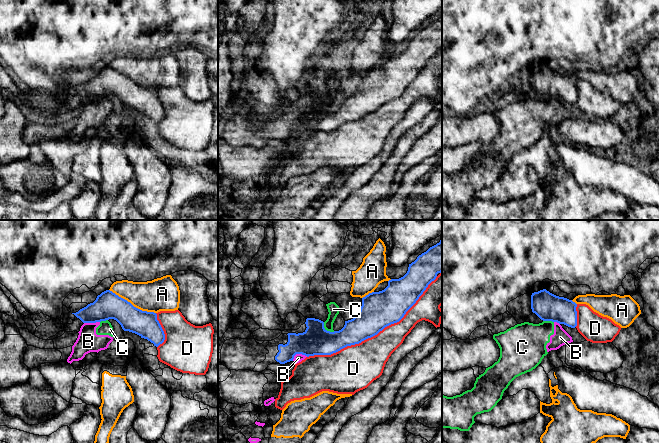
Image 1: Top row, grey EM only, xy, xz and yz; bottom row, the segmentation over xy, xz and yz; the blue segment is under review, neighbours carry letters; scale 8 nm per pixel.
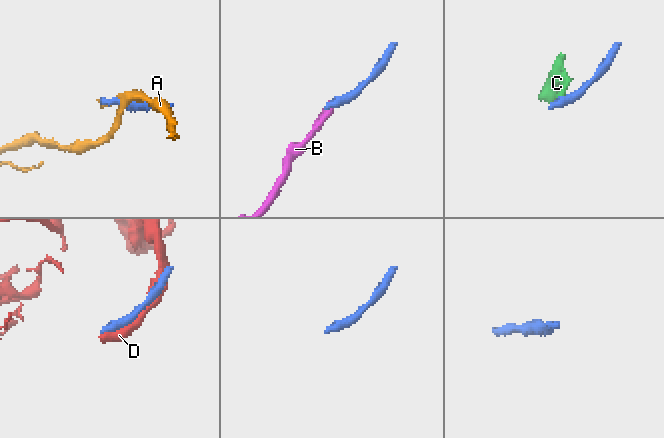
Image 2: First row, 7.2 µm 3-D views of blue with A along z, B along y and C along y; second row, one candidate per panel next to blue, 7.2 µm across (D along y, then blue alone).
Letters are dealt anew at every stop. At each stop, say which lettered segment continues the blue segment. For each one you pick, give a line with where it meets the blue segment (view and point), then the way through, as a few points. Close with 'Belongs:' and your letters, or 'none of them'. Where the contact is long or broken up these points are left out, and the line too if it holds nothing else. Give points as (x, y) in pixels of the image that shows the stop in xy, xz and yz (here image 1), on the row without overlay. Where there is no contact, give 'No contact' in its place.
Belongs: none of them

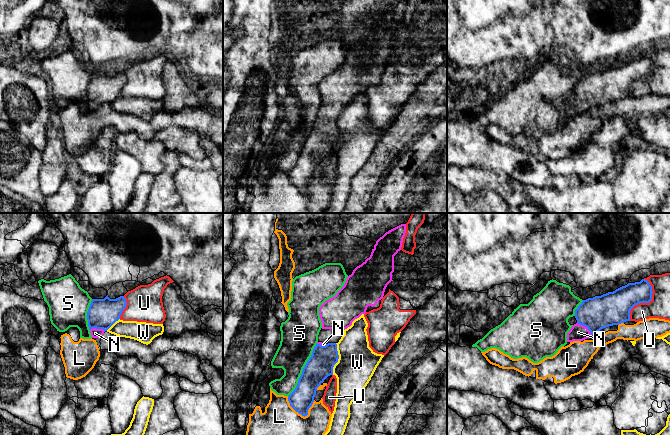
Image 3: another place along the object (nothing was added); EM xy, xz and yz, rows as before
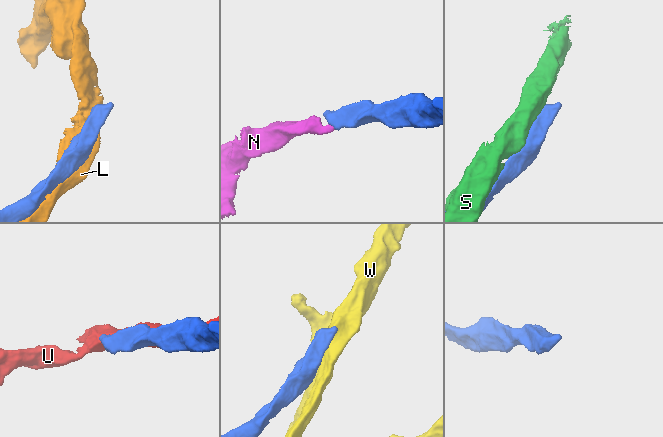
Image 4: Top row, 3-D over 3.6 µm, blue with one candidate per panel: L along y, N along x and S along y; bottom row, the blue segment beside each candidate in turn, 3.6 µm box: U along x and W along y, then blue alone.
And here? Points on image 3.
N: Touches blue at yz (585, 102). Path across: yz (609, 85), (599, 88), (585, 102), (578, 108)
Belongs: N

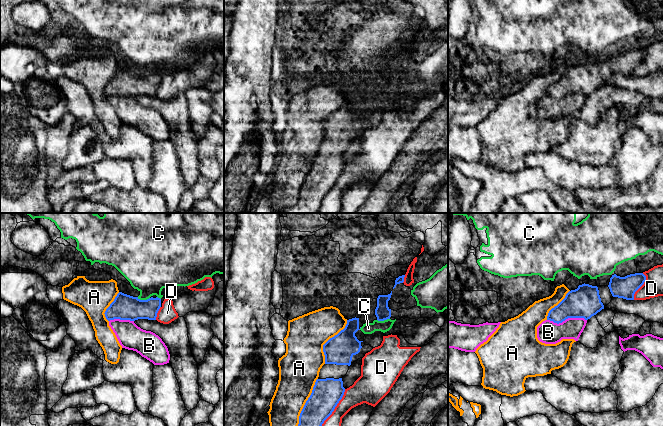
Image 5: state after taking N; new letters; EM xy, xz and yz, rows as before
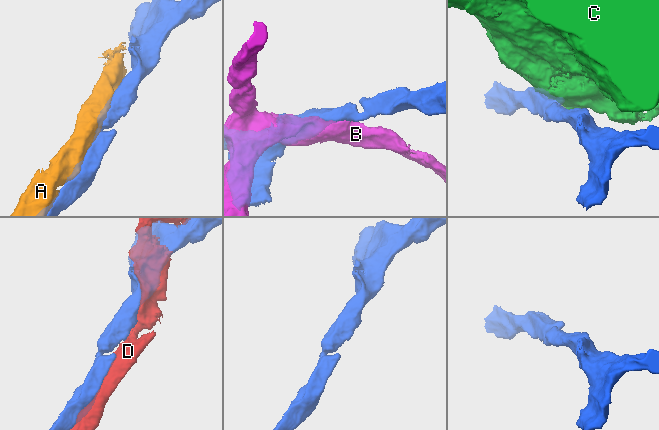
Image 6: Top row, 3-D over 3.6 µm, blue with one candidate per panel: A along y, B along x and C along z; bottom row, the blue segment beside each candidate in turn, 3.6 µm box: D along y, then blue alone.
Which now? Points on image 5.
Belongs: none of them

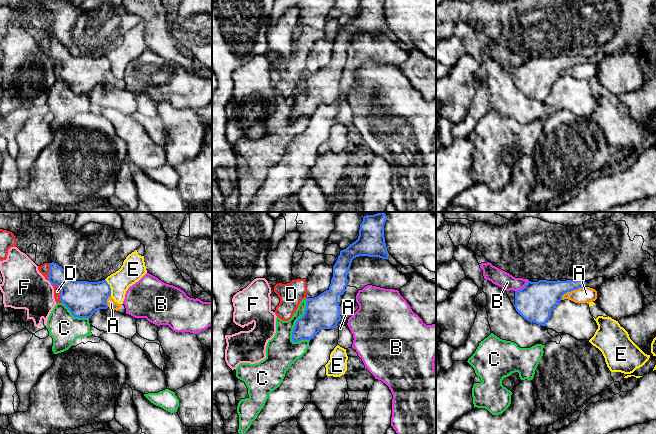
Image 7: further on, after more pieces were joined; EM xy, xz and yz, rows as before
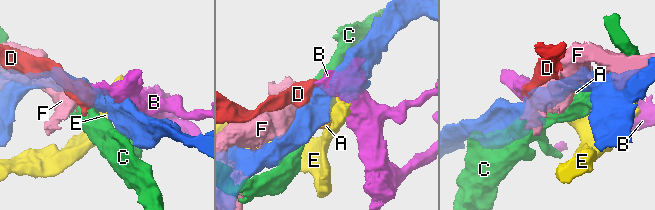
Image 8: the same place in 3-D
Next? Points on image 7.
Belongs: none of them

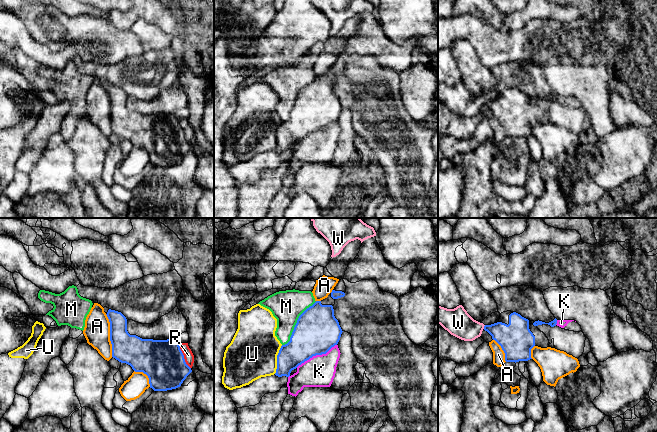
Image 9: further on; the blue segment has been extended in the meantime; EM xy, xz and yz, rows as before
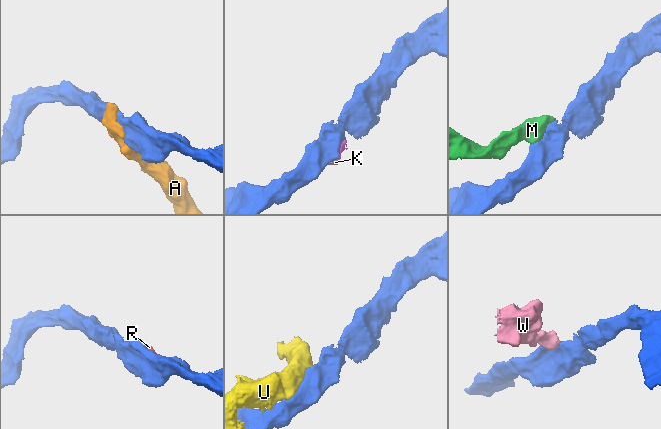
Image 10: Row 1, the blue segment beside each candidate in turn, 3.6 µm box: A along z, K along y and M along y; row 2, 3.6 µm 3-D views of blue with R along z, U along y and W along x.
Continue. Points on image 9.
Belongs: none of them

